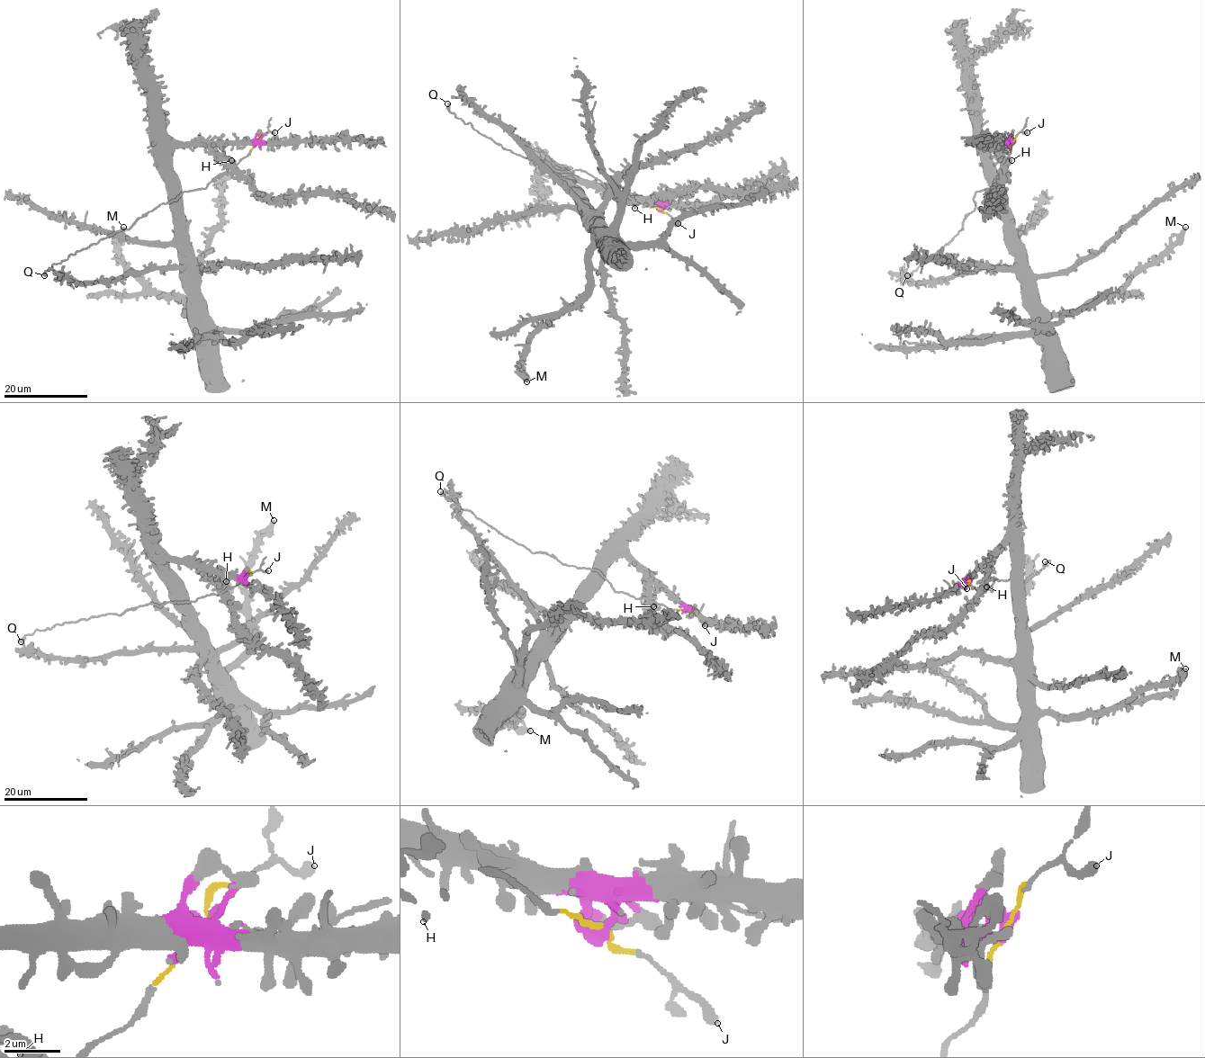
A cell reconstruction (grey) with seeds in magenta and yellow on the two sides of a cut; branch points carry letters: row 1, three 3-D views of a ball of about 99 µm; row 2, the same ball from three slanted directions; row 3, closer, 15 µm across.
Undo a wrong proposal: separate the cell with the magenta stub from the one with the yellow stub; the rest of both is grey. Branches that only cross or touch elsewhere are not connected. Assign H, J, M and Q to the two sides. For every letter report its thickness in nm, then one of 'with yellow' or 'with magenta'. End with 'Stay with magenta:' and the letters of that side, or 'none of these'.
H: 320 nm thick; with magenta
J: 340 nm thick; with yellow
M: 420 nm thick; with magenta
Q: 240 nm thick; with yellow
Stay with magenta: H, M

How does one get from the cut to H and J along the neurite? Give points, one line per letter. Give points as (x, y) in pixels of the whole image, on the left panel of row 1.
H: (257, 142), (227, 143), (224, 149), (225, 158), (230, 164), (231, 160)
J: (257, 142), (265, 132), (275, 131)

